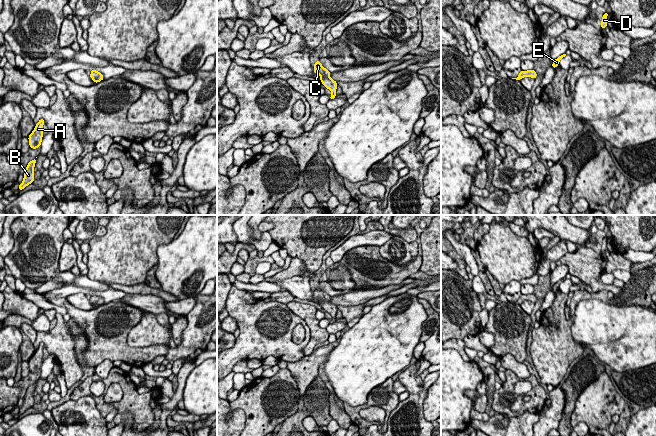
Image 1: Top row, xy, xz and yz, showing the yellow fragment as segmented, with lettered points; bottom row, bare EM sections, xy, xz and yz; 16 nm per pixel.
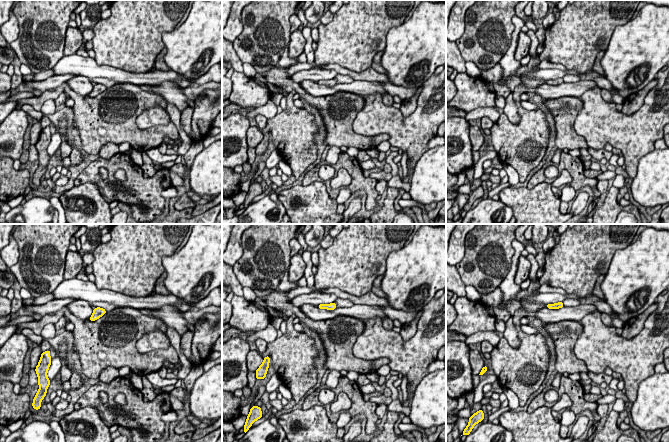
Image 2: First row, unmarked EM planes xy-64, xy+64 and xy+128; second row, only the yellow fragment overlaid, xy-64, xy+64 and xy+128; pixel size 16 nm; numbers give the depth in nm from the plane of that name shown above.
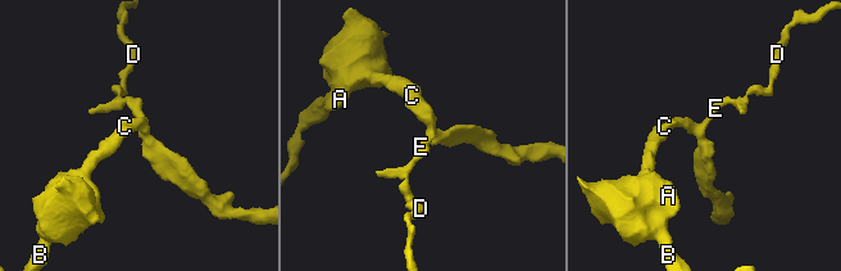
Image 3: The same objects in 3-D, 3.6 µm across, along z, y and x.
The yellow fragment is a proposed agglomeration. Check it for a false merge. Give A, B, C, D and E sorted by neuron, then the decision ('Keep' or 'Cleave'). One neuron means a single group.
Groups: A B C D E. Keep

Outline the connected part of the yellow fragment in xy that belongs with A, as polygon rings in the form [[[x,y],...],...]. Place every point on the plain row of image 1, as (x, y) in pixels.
[[[40,343],[39,346],[36,348],[33,356],[29,359],[29,369],[30,372],[36,373],[40,371],[43,359],[43,348],[44,343]]]

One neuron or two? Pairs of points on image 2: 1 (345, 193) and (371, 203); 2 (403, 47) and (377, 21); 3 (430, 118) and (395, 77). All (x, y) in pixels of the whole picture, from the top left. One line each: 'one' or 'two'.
1: two
2: two
3: two

